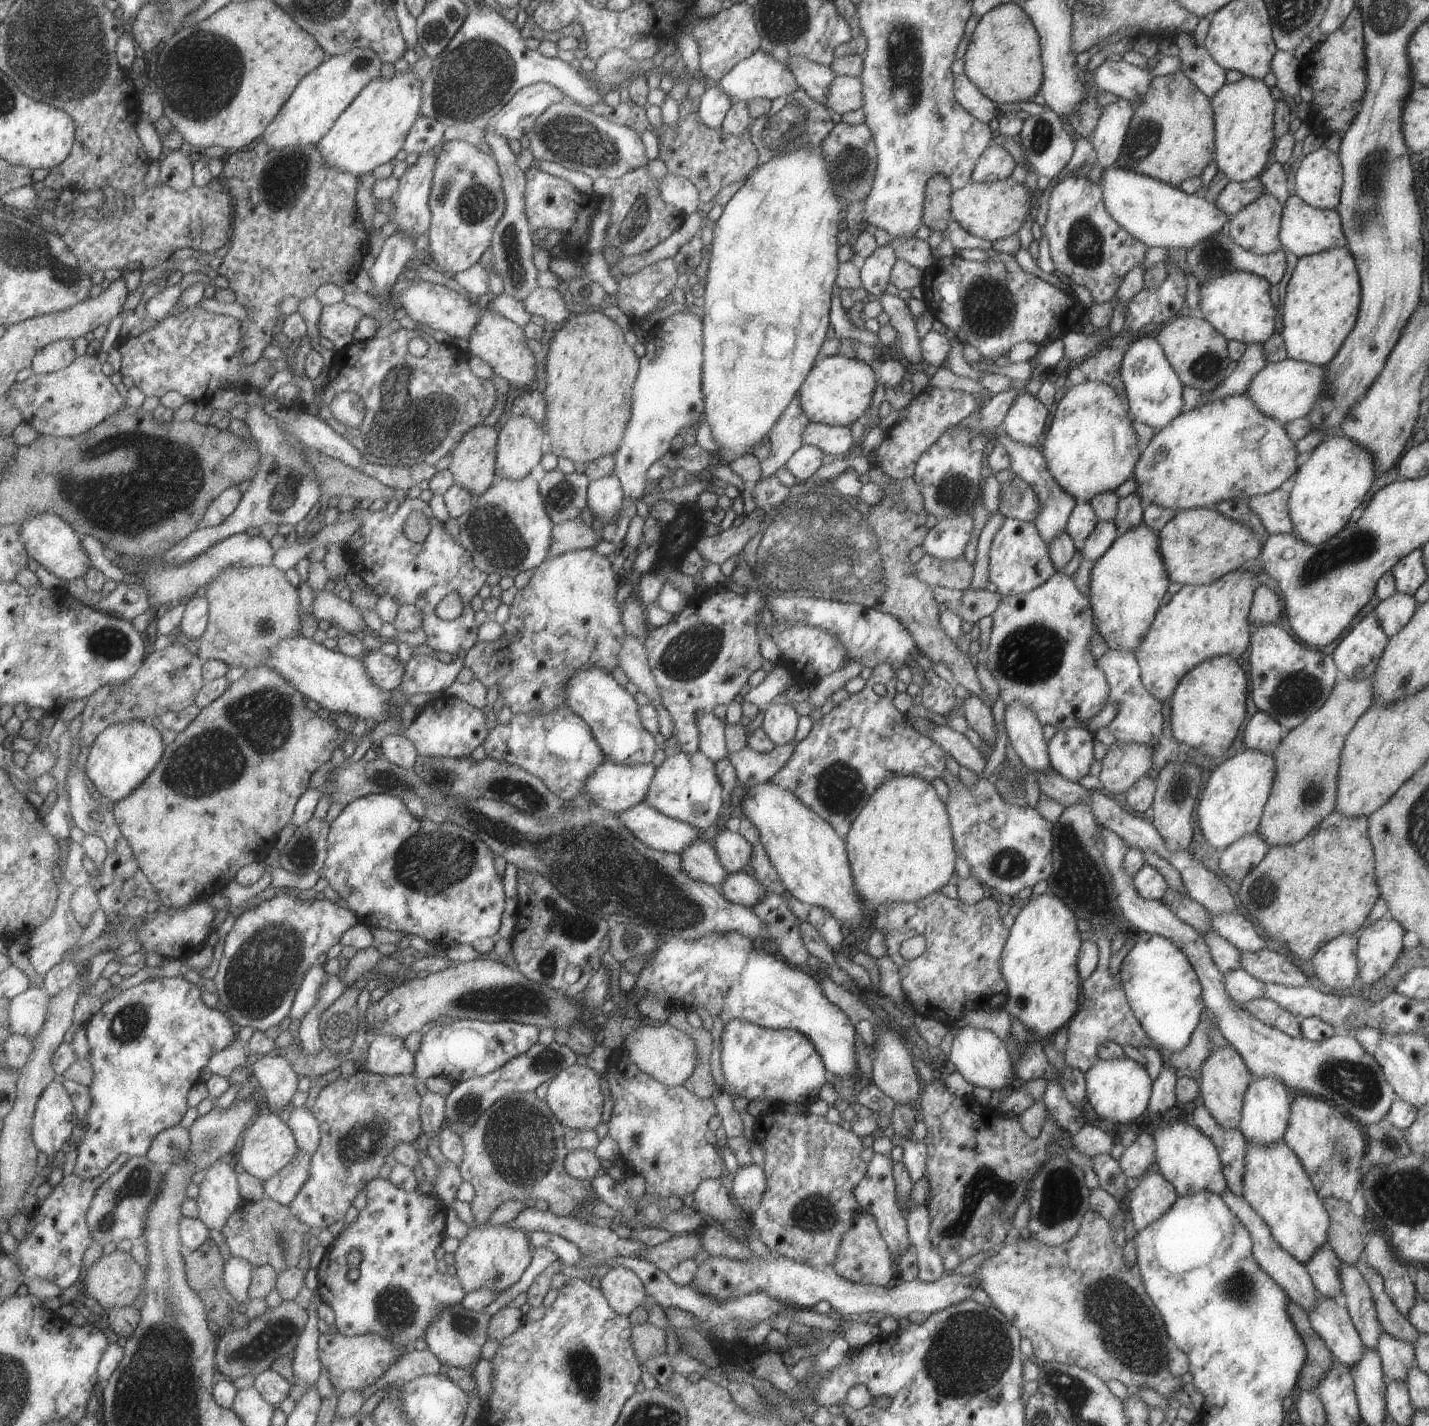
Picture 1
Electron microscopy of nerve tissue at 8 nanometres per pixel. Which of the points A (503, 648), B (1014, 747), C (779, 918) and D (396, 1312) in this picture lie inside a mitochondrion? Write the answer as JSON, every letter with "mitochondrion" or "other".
{"A":"other","B":"other","C":"other","D":"mitochondrion"}

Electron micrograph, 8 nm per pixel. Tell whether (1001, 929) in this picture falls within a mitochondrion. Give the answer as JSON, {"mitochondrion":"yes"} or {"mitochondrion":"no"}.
{"mitochondrion":"no"}

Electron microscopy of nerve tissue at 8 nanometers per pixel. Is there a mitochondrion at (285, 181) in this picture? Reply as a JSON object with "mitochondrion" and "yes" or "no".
{"mitochondrion":"yes"}

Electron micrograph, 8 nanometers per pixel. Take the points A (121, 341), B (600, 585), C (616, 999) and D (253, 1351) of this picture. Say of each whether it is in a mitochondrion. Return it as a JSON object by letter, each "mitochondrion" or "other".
{"A":"other","B":"other","C":"other","D":"mitochondrion"}

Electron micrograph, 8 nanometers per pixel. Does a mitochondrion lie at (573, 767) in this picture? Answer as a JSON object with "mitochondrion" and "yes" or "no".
{"mitochondrion":"no"}

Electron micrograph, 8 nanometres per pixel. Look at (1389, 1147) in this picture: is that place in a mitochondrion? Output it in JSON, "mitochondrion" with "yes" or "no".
{"mitochondrion":"yes"}

